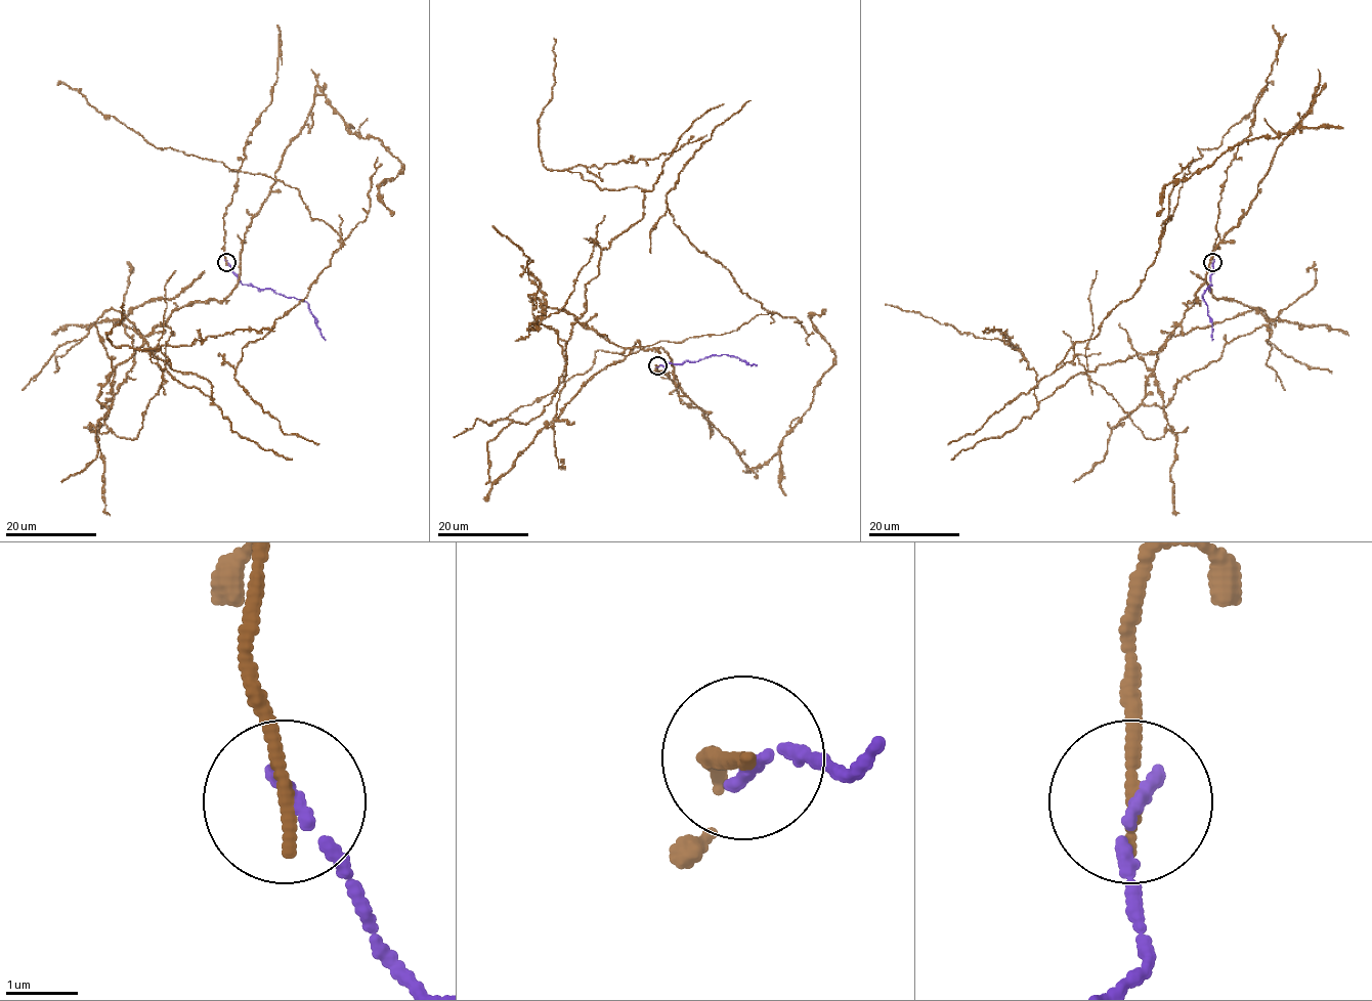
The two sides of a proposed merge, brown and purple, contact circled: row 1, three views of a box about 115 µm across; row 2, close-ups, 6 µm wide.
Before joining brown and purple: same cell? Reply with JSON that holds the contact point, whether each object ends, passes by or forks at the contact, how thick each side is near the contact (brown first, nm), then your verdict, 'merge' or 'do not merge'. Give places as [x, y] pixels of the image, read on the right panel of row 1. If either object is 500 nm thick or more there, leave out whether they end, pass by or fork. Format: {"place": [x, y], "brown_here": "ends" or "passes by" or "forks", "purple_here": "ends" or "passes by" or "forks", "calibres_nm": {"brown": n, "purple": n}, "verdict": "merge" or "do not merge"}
{"place": [1212, 262], "brown_here": "ends", "purple_here": "ends", "calibres_nm": {"brown": 200, "purple": 190}, "verdict": "do not merge"}

